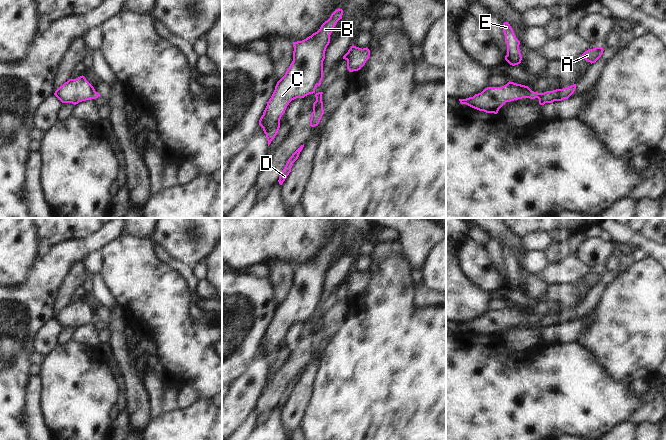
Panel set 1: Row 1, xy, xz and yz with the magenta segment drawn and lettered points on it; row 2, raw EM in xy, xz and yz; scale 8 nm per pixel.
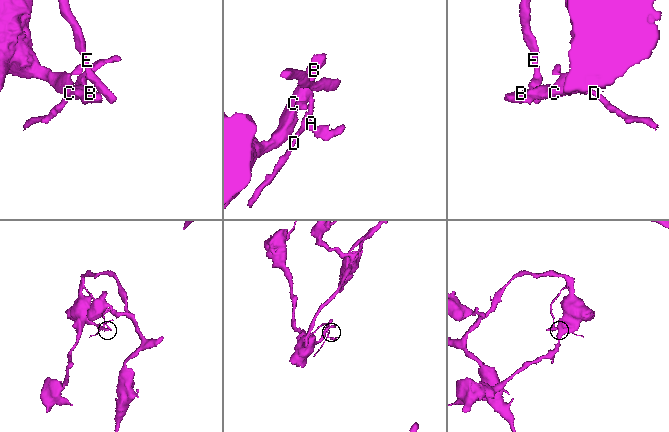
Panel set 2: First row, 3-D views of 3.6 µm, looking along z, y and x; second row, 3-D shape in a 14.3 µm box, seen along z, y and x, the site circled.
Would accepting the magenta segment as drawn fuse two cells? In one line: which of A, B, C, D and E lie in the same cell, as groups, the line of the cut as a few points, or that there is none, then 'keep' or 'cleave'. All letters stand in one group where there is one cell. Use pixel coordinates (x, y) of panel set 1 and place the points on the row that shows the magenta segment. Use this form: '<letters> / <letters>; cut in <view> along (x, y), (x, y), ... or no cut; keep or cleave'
A D / B C E; cut in yz along (531, 90), (527, 97); cleave

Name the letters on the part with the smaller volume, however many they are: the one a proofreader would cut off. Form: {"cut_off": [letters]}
{"cut_off": ["A", "D"]}

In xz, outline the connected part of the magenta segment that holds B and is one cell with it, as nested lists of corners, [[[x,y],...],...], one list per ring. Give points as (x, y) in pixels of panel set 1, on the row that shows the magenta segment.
[[[338,8],[320,29],[302,41],[293,43],[293,61],[285,75],[277,82],[275,90],[259,120],[268,141],[268,146],[280,128],[280,119],[289,103],[315,93],[319,77],[323,75],[325,51],[330,35],[343,10]]]

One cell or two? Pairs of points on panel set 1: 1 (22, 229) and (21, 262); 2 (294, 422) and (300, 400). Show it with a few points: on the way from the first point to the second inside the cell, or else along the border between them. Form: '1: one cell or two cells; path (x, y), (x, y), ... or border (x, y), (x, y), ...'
1: one cell; path (21, 237), (21, 254)
2: one cell; path (294, 417), (297, 413), (297, 405)

